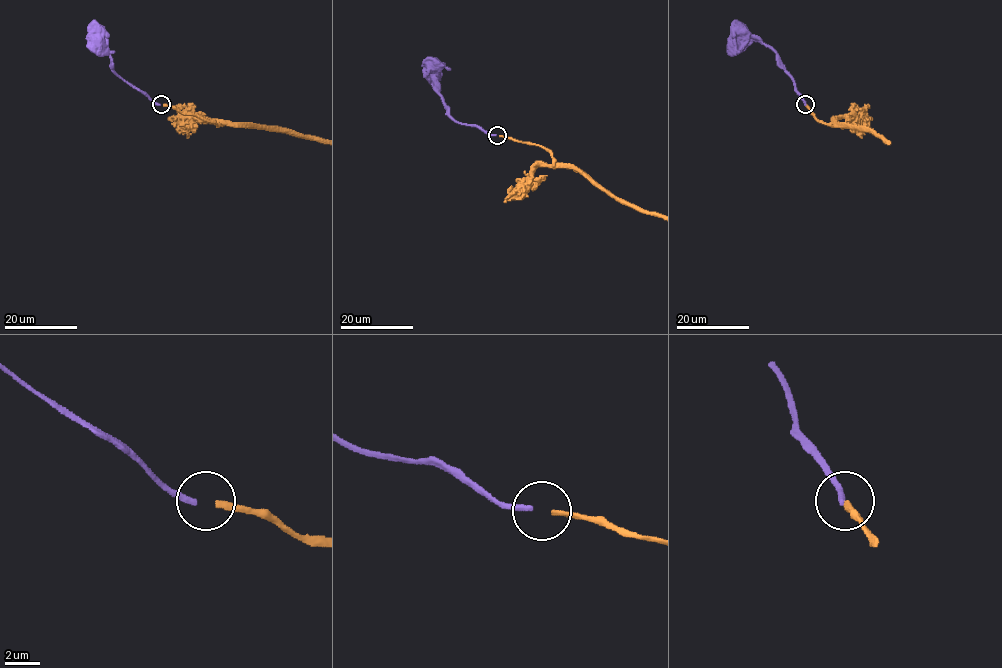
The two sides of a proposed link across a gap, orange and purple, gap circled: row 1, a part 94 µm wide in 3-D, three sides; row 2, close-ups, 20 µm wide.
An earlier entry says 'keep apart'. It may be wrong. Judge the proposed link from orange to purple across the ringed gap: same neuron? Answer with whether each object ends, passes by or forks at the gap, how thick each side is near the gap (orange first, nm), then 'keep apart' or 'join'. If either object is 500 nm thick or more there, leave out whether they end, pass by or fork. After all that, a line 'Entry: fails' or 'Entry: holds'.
orange ends there; purple ends there; 320 nm thick on the orange side, 360 nm on the other; join
Entry: fails

